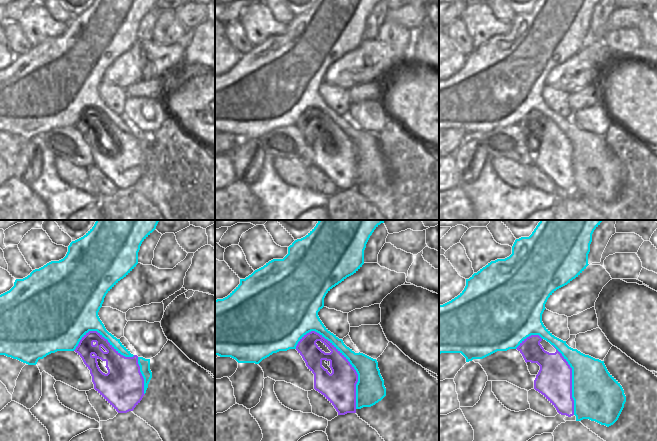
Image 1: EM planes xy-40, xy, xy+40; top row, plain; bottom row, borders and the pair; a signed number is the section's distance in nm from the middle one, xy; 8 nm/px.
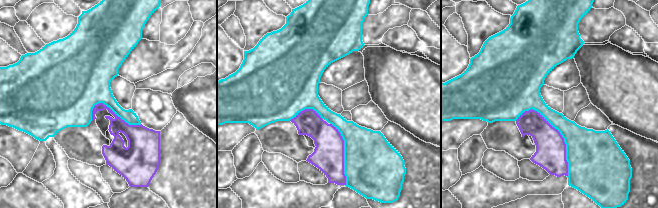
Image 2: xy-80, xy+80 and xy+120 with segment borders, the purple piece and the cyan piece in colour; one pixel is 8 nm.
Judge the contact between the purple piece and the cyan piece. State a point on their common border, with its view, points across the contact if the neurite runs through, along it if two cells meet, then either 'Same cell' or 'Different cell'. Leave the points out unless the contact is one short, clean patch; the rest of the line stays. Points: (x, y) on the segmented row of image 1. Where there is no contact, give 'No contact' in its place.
Touches purple at xy (349, 363). Different cell

